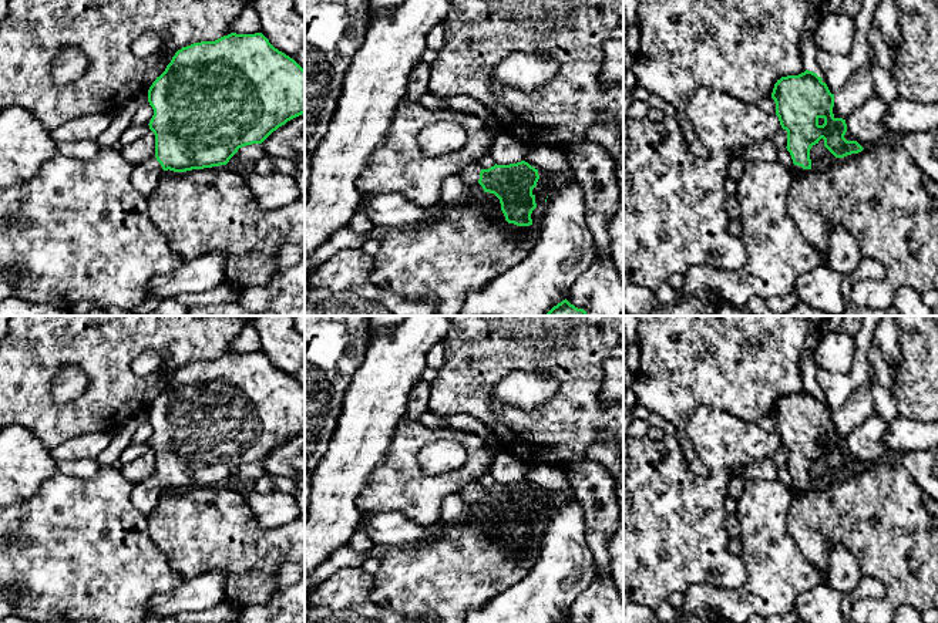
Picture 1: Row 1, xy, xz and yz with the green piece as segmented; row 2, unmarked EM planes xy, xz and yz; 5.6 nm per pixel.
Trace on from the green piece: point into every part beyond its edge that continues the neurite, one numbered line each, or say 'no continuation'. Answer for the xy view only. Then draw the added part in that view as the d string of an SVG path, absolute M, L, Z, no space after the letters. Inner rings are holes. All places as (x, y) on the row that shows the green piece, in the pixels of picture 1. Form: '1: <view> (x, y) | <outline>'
1: xy (145, 177) | M149 158L141 165L137 165L132 175L131 183L141 195L149 198L162 176L164 169L157 158Z

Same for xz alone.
1: xz (470, 174) | M470 164L460 169L455 175L458 175L465 183L478 183L481 168L478 164Z

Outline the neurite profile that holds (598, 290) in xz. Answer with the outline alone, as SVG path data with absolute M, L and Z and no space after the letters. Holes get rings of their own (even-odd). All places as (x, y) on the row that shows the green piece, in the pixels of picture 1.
M595 253L592 263L571 286L567 300L588 316L623 316L623 283L612 259Z

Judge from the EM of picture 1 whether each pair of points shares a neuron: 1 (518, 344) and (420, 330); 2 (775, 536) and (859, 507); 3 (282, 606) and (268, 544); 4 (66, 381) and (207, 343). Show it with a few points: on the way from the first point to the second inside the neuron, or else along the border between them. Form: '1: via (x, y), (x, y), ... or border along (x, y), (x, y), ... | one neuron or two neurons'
1: border along (450, 330), (441, 340) | two neurons
2: border along (792, 499), (787, 532), (806, 561) | two neurons
3: border along (289, 561), (276, 572), (273, 595), (256, 605) | two neurons
4: border along (73, 364), (83, 373), (87, 386), (66, 404) | two neurons

